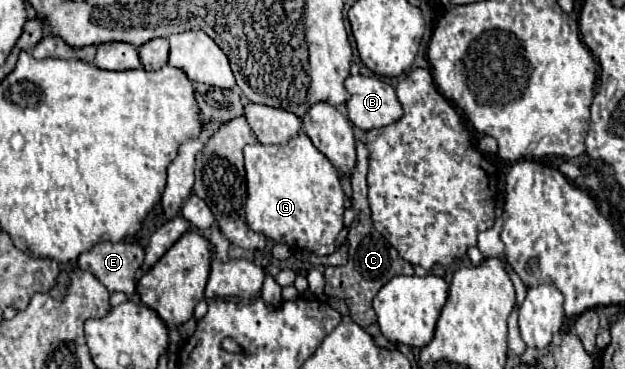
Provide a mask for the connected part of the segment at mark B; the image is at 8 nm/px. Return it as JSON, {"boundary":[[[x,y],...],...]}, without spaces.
{"boundary":[[[348,76],[344,82],[350,100],[348,118],[356,128],[372,130],[394,124],[402,116],[402,106],[390,84],[370,76]]]}

